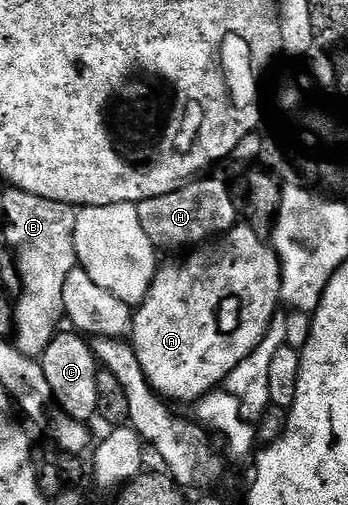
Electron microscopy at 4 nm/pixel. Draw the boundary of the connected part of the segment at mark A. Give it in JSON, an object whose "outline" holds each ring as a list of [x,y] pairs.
{"outline":[[[249,223],[235,225],[218,243],[215,249],[202,247],[191,252],[187,261],[178,261],[175,265],[163,264],[148,295],[134,313],[132,344],[140,359],[140,367],[150,388],[167,402],[197,403],[215,392],[232,370],[244,363],[252,351],[256,351],[279,312],[282,265],[273,248],[256,235]]]}

